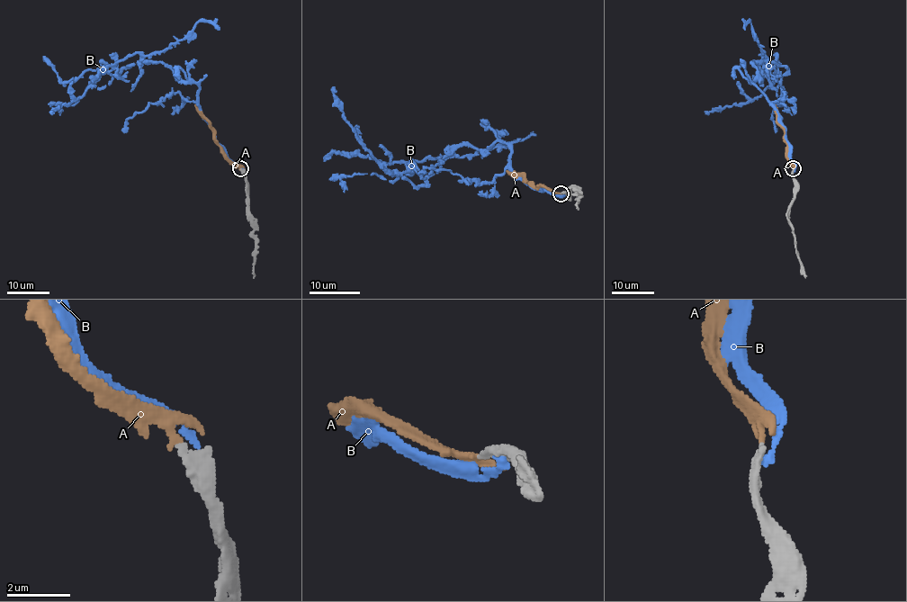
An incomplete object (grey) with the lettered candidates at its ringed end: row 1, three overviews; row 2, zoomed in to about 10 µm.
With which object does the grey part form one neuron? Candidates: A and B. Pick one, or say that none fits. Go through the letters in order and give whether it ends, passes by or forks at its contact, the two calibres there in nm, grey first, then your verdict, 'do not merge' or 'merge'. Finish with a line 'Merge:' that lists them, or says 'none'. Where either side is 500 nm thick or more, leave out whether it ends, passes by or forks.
A: it passes by; calibres 300 and 200 nm; merge
B: it ends; calibres 440 and 240 nm; do not merge
Merge: A

